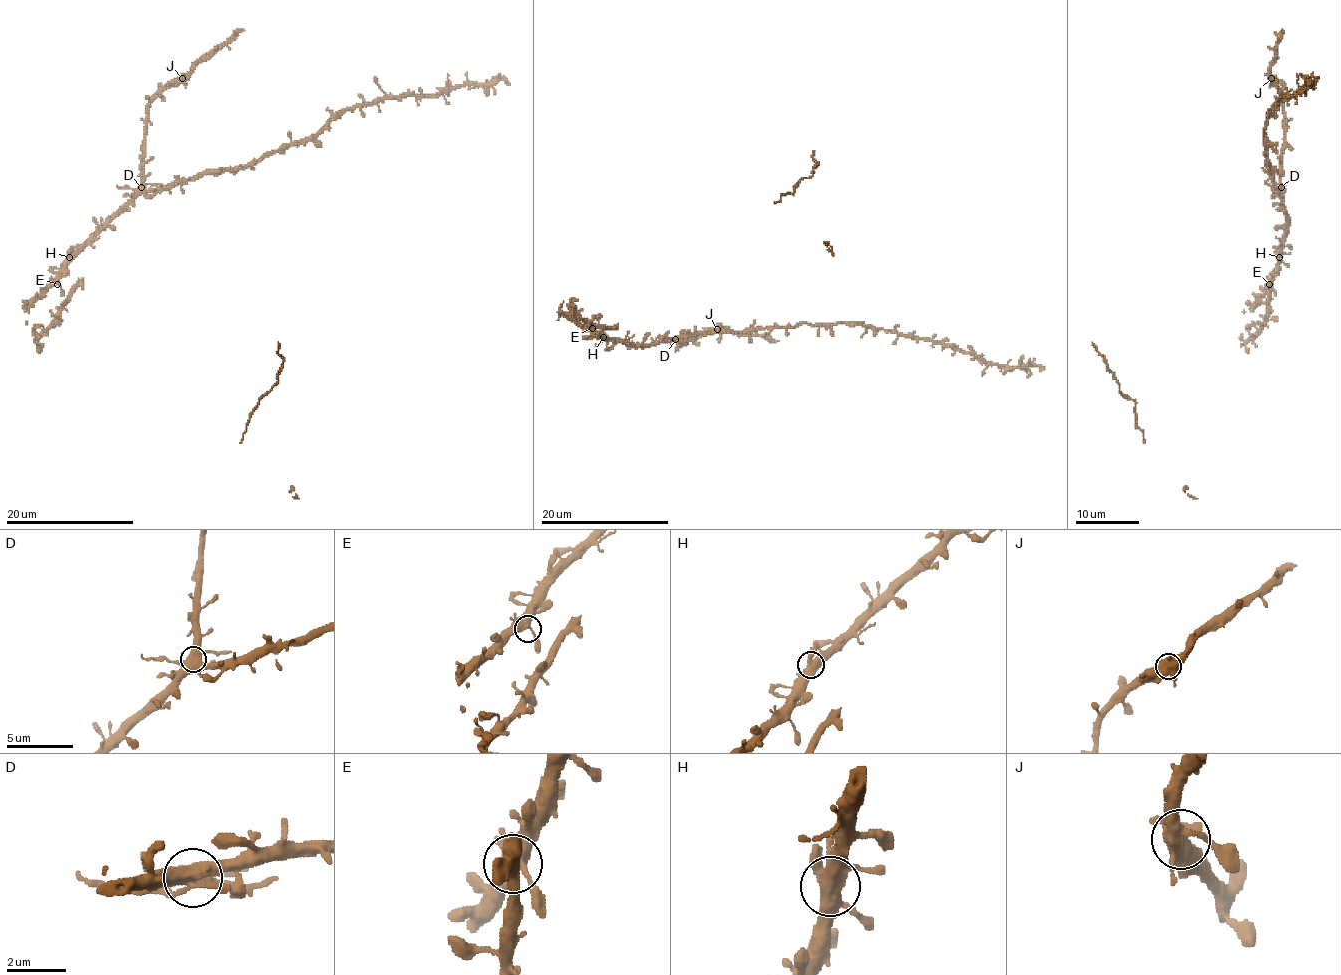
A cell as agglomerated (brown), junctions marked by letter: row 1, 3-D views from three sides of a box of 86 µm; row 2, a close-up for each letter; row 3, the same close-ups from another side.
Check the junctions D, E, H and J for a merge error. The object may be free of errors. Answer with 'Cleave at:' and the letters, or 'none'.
Cleave at: D

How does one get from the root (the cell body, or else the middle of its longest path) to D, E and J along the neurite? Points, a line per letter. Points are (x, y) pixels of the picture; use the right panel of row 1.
D: (1284, 244), (1285, 208), (1280, 187)
E: (1284, 244), (1280, 262), (1269, 284)
J: (1284, 244), (1285, 208), (1280, 187), (1284, 105), (1280, 91), (1271, 78)

